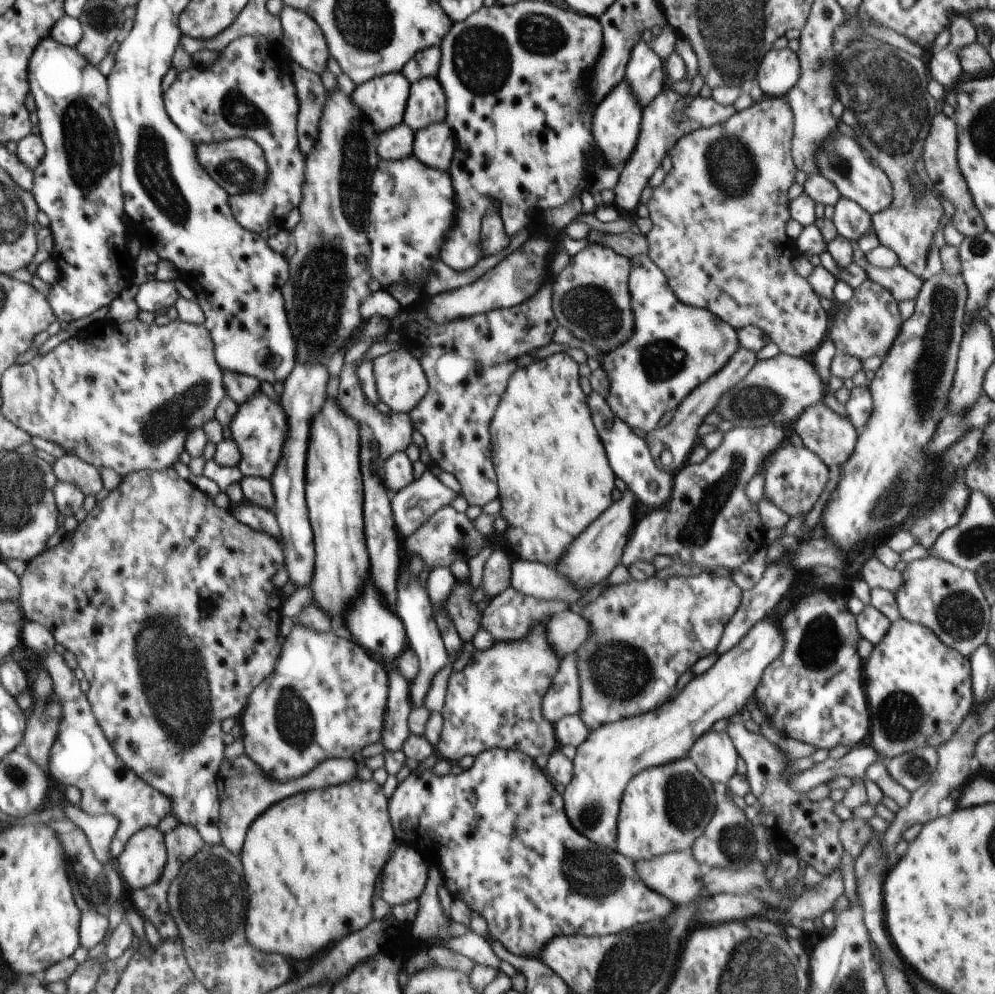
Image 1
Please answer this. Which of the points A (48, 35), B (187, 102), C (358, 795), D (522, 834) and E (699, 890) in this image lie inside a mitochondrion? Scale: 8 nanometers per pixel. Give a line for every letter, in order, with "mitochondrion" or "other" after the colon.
A: other
B: other
C: other
D: other
E: other

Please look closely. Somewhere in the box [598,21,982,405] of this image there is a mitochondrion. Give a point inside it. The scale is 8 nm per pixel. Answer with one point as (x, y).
(897, 136)

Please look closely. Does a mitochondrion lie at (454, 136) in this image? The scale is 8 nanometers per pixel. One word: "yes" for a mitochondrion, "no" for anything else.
no

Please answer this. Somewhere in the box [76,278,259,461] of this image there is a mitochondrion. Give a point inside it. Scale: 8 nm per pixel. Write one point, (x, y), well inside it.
(165, 421)

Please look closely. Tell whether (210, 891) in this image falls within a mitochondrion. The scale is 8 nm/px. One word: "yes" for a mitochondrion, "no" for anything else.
yes

